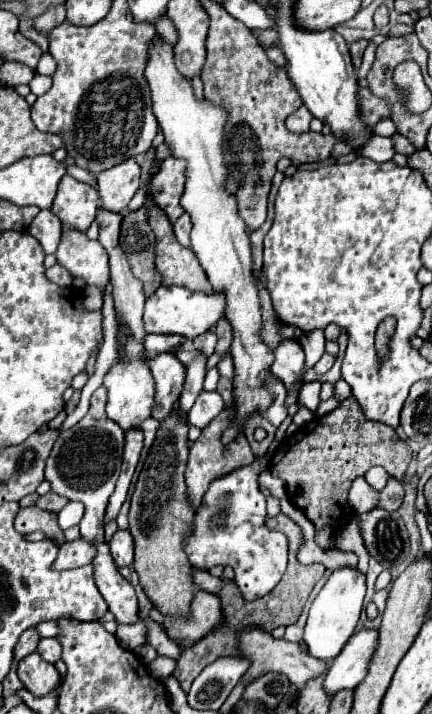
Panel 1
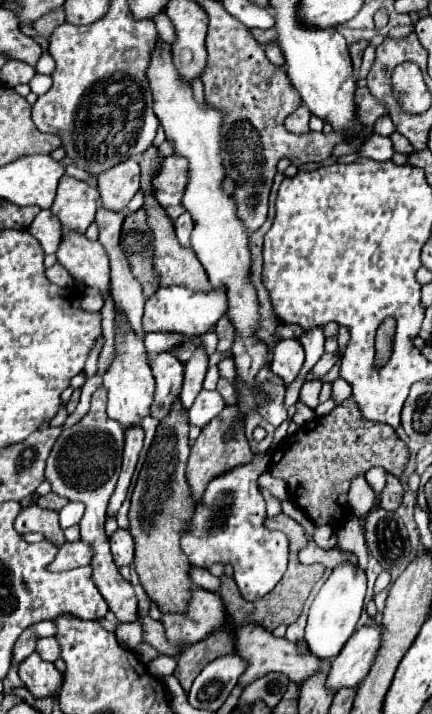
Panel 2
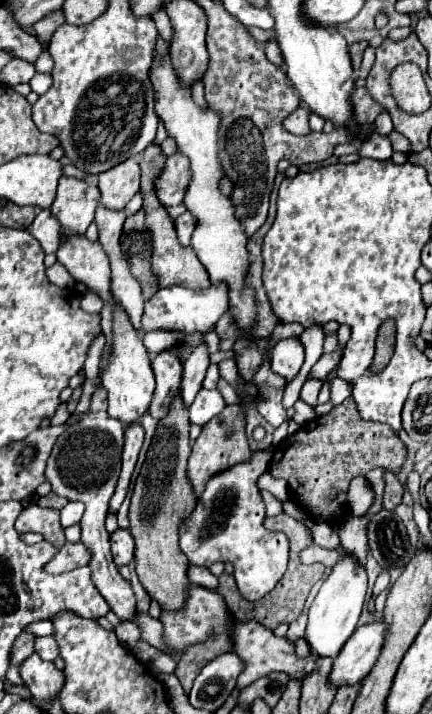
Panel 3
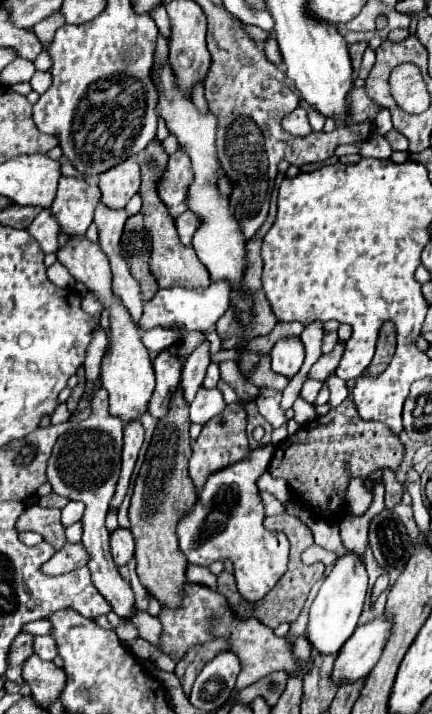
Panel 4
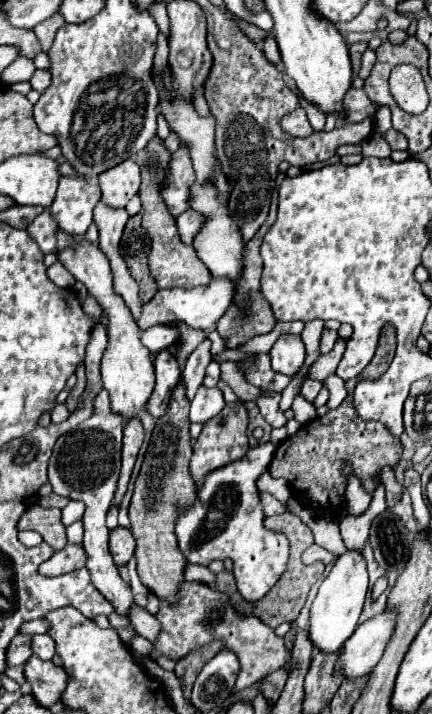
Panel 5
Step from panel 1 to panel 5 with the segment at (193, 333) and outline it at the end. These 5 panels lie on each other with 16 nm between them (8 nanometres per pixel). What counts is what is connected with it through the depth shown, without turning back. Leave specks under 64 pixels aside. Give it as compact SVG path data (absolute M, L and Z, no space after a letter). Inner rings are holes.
M216 278L212 280L208 286L202 288L192 288L192 290L184 290L184 288L172 288L172 290L158 290L156 296L144 304L142 308L142 316L140 316L140 328L148 330L154 324L164 324L164 326L188 326L194 330L212 330L214 324L218 322L218 318L228 310L228 306L232 304L232 292L234 292L234 284L226 278Z

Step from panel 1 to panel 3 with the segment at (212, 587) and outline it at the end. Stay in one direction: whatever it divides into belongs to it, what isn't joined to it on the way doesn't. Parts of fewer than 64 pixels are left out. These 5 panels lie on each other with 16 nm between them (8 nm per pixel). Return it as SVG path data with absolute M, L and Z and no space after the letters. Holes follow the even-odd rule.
M190 566L190 582L194 586L202 586L208 590L218 590L218 578L210 574L208 568L200 568L200 566Z

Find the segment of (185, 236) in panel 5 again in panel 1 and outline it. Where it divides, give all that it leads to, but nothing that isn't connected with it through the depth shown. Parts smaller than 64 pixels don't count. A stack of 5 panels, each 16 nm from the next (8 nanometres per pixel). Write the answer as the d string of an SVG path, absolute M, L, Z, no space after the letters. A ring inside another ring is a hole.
M182 214L176 222L174 222L174 236L176 240L186 248L188 246L188 236L190 236L190 216Z

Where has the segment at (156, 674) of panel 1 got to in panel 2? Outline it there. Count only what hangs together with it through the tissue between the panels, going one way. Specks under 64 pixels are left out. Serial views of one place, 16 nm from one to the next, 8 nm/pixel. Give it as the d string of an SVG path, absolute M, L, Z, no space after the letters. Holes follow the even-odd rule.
M158 655L150 664L147 664L149 673L156 678L173 674L176 666L175 659L164 655Z

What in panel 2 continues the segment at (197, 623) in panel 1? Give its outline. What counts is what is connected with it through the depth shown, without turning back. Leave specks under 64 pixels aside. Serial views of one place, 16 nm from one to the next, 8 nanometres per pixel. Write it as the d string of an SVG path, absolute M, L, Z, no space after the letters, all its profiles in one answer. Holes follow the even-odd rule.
M194 590L190 608L186 614L164 614L166 638L180 650L186 642L196 644L208 634L218 632L226 624L226 614L218 594L208 590Z

